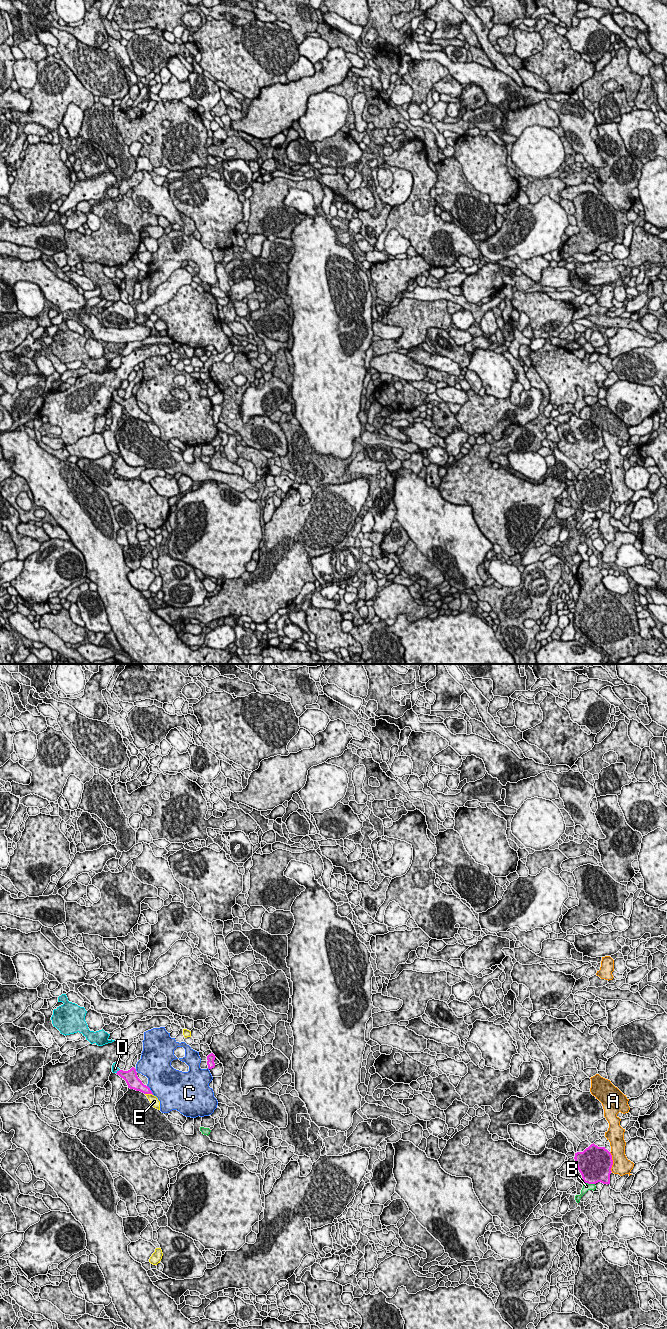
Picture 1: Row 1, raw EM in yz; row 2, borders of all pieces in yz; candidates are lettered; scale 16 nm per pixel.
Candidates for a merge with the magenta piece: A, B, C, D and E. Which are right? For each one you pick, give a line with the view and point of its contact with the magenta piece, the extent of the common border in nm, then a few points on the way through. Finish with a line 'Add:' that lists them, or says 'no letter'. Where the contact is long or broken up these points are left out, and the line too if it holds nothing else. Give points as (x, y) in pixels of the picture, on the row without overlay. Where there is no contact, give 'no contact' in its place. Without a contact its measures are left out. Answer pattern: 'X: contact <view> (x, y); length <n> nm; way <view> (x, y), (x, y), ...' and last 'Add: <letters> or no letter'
D: contact yz (118, 399); length 100 nm; way yz (130, 404), (118, 399), (115, 396)
Add: D

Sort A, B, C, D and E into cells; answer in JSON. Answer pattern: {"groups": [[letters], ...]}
{"groups": [["A"], ["B"], ["C"], ["D"], ["E"]]}

